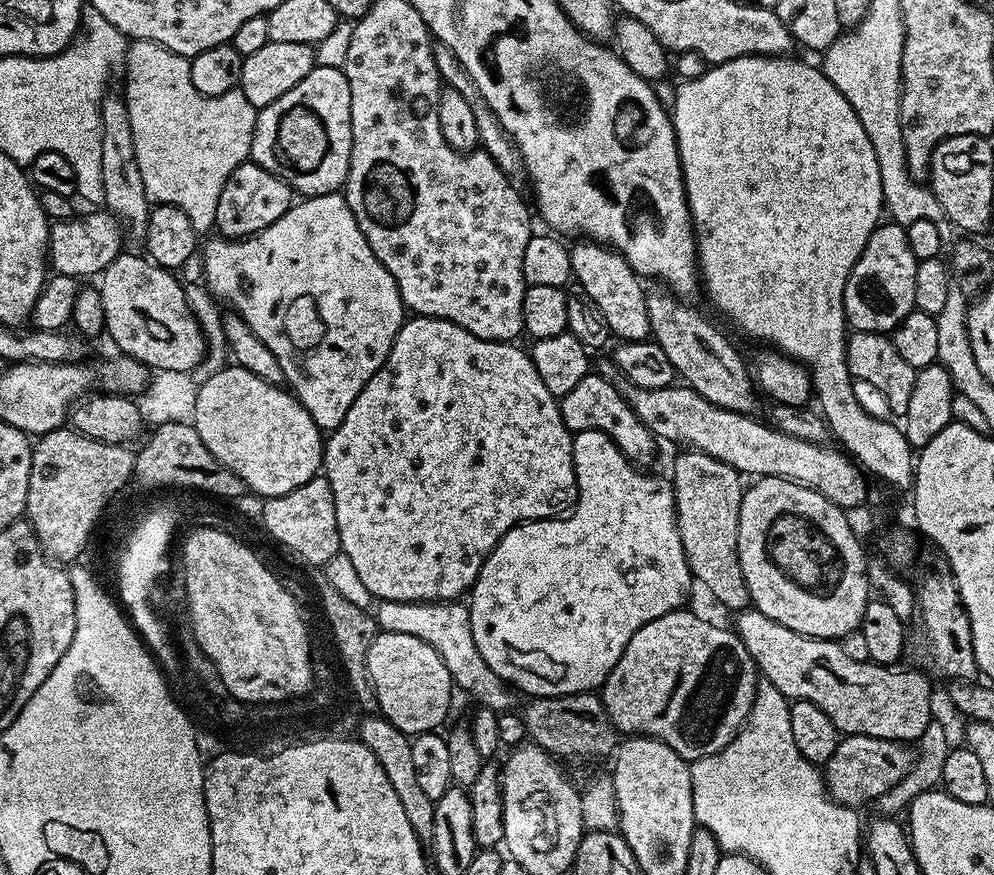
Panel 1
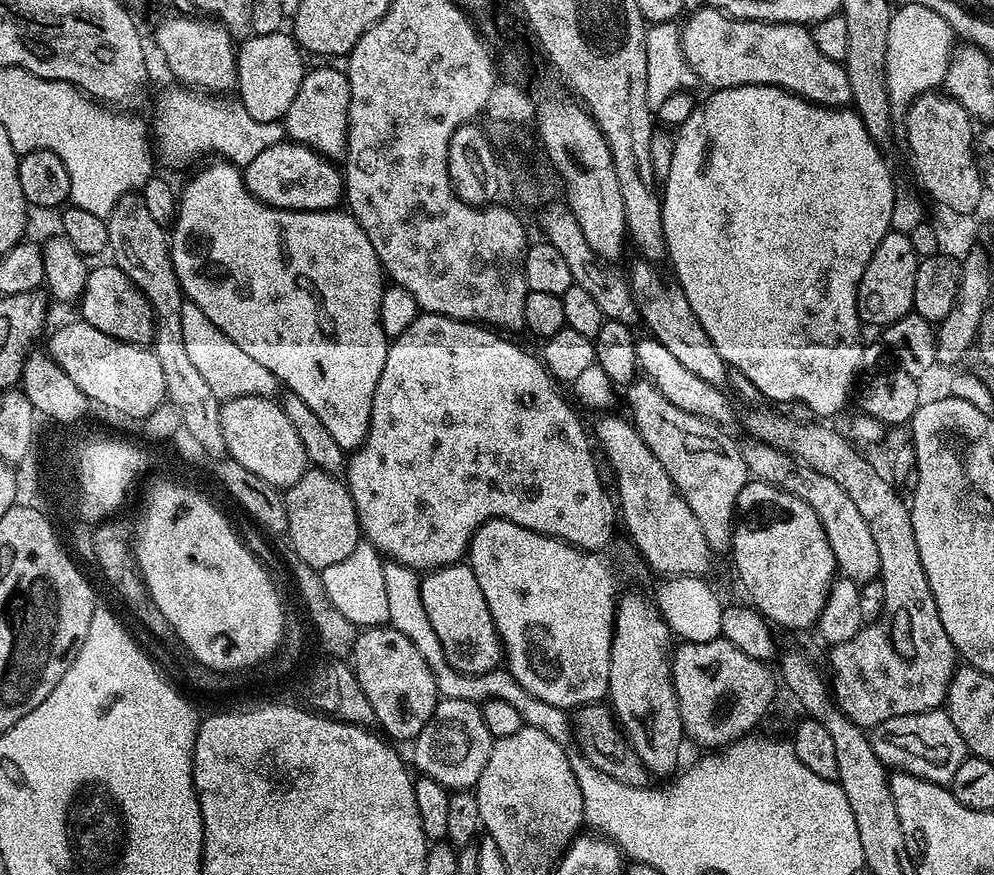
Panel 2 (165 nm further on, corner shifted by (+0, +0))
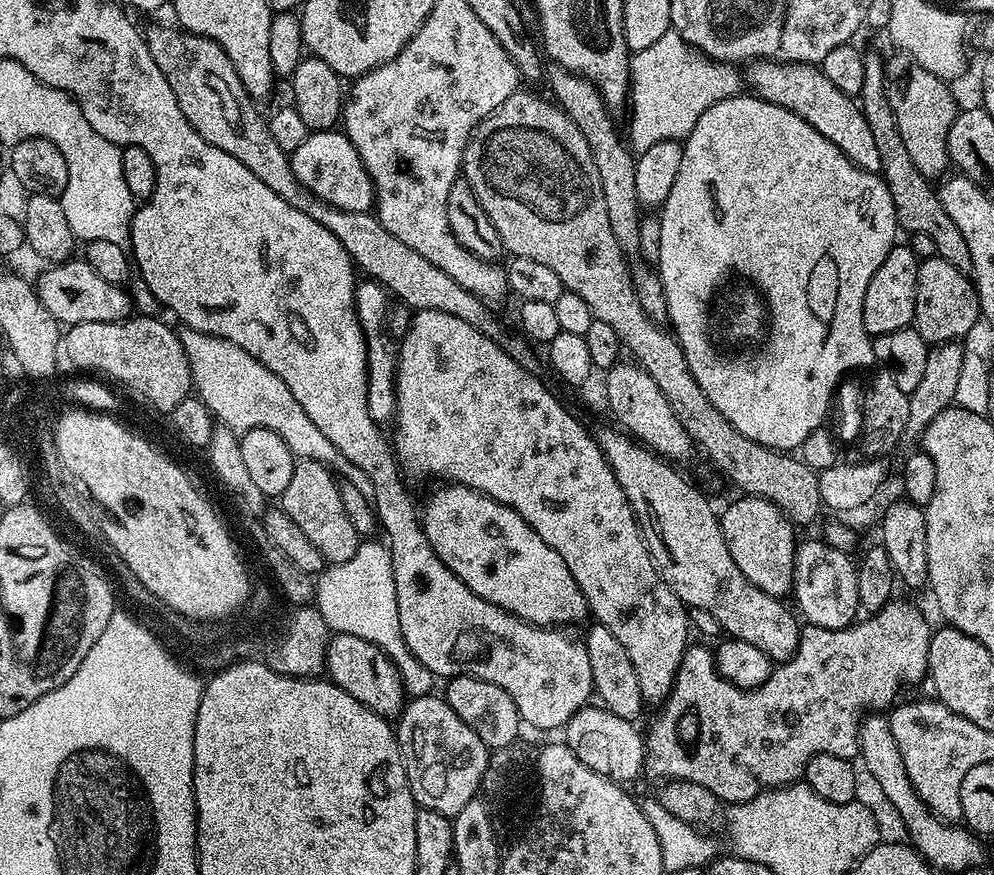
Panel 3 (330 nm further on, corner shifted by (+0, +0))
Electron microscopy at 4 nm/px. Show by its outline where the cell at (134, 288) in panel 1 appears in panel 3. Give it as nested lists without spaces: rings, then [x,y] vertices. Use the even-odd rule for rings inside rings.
[[[73,258],[63,264],[53,264],[43,269],[40,281],[34,287],[42,306],[50,310],[50,314],[61,325],[71,326],[82,322],[114,322],[121,323],[129,319],[133,311],[125,289],[119,284],[106,282],[106,278],[98,278],[94,270],[83,258]]]

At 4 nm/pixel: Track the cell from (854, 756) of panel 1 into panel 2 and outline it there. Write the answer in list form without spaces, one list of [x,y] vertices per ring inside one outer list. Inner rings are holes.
[[[947,711],[919,712],[890,718],[876,728],[871,729],[870,739],[874,754],[889,769],[909,772],[928,780],[932,784],[951,785],[958,766],[962,766],[964,757],[969,755],[968,747],[962,742],[962,734],[950,722]]]

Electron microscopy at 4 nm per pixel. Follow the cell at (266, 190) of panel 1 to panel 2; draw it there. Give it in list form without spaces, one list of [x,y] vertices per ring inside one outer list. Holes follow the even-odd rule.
[[[281,142],[262,150],[254,162],[243,165],[242,179],[254,198],[291,212],[327,212],[345,199],[341,169],[327,156],[295,142]]]

